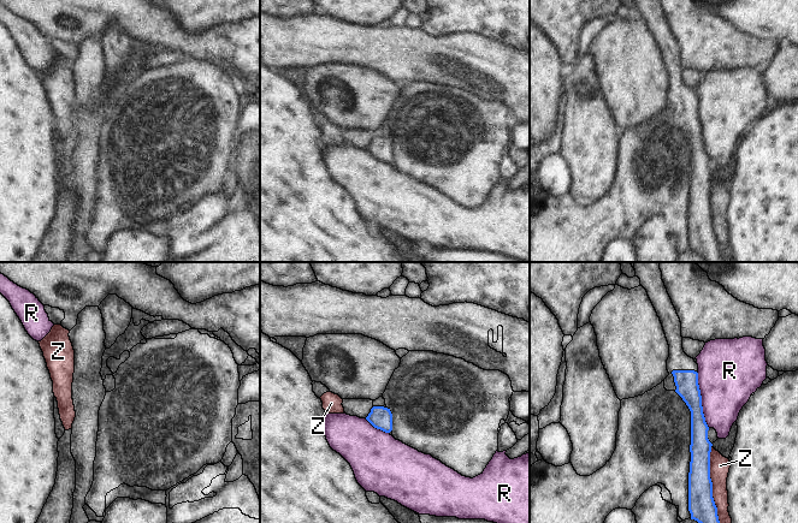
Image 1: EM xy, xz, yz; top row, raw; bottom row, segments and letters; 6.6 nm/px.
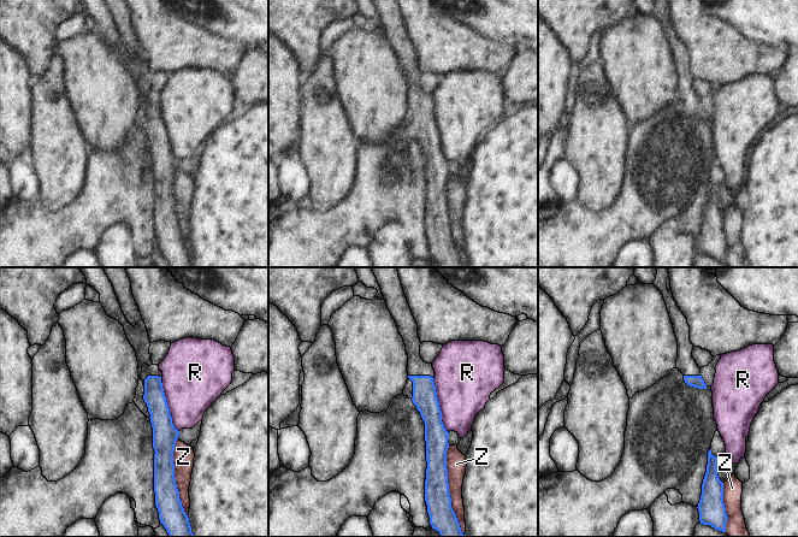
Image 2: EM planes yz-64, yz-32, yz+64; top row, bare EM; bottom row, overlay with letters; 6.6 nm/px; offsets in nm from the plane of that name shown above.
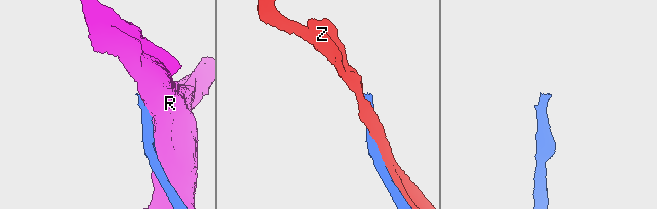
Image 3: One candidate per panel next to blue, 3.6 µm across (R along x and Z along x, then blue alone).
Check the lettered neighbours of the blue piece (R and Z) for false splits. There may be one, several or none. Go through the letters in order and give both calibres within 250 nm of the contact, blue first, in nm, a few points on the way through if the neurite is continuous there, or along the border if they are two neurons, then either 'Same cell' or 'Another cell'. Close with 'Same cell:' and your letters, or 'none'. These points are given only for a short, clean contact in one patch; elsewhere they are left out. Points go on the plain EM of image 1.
R: Thickness 160 nm (blue) against 400 nm. Boundary: yz (697, 103), (702, 143), (709, 158). Another cell
Z: Thickness 180 nm (blue) against 130 nm. Another cell
Same cell: none

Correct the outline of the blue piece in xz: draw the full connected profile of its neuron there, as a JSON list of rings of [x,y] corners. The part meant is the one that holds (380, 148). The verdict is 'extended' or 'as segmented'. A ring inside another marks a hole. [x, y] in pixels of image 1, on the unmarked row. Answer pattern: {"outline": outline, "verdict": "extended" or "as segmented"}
{"outline": [[[379,127],[373,131],[373,138],[371,143],[366,148],[366,150],[377,160],[380,160],[385,164],[390,164],[392,161],[392,144],[390,139],[385,136],[385,130]]], "verdict": "extended"}

